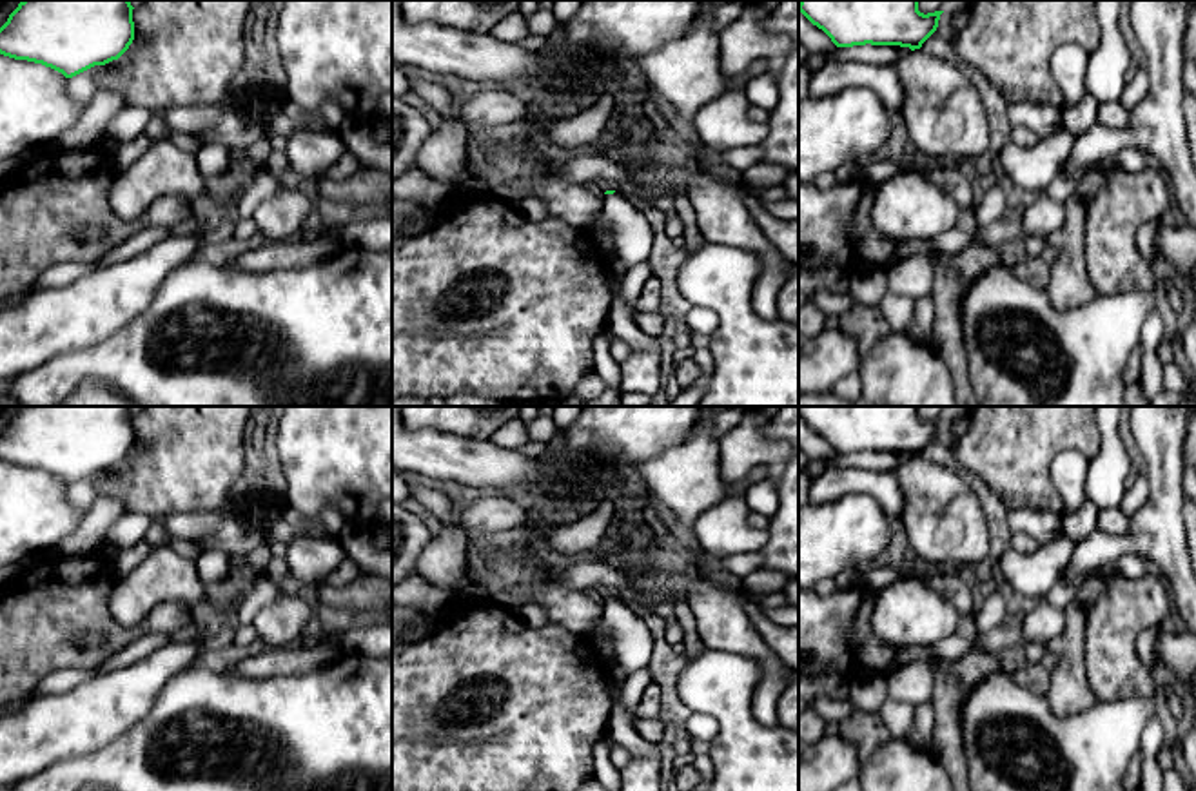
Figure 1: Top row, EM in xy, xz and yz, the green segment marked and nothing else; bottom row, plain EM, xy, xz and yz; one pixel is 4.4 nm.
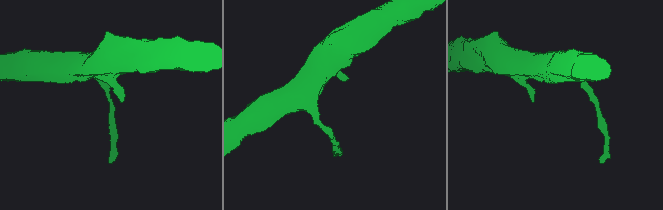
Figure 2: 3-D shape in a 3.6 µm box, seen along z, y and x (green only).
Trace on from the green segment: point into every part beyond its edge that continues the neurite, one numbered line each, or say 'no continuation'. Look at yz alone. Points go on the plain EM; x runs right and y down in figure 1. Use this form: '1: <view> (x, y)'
no continuation

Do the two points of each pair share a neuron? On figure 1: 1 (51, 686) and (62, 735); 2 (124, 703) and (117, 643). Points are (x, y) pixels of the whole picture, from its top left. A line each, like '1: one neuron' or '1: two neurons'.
1: two neurons
2: two neurons

